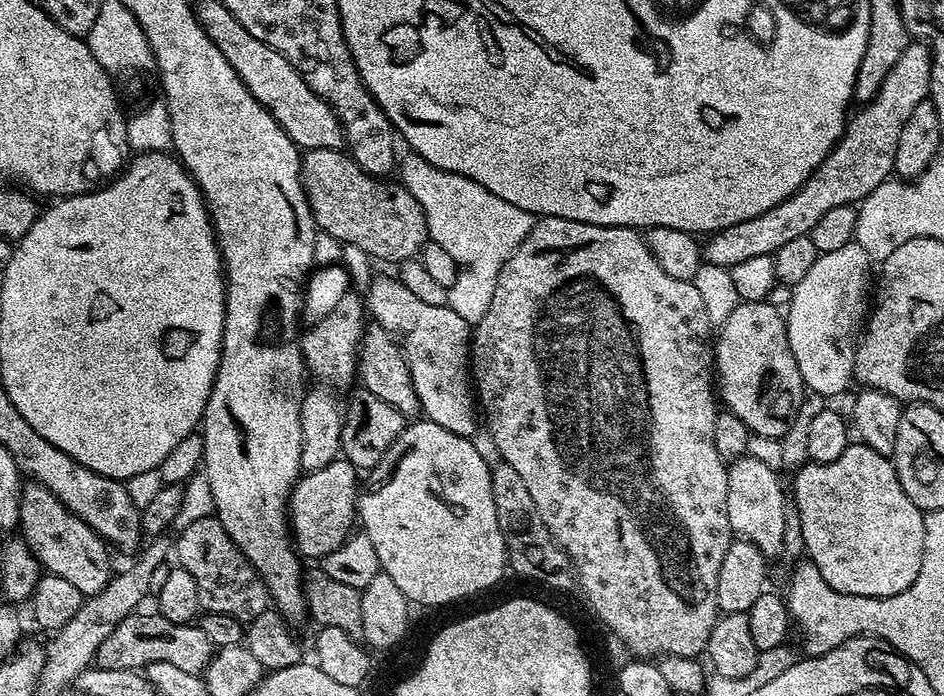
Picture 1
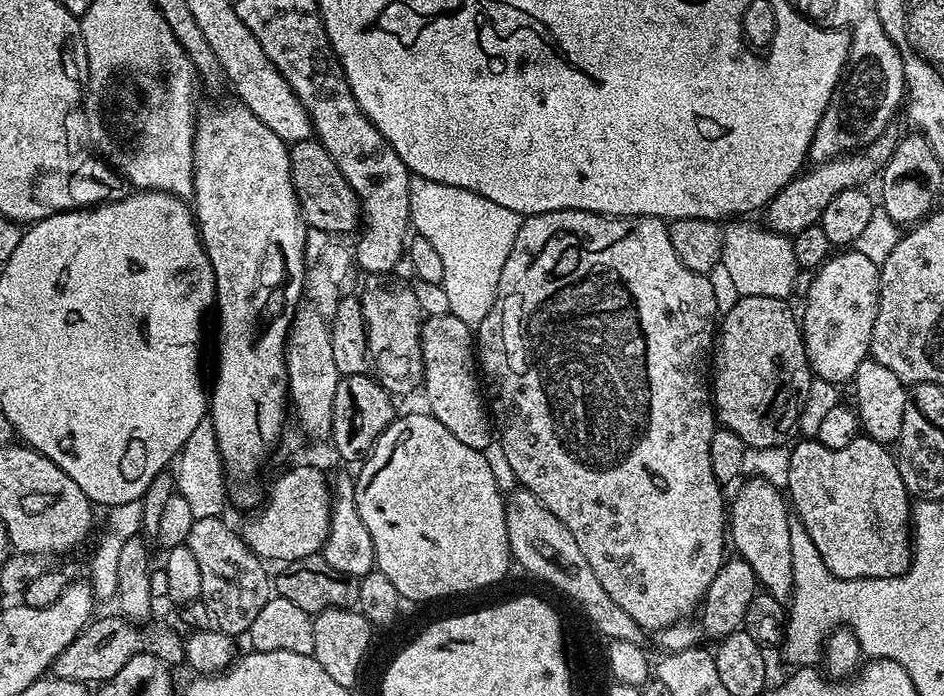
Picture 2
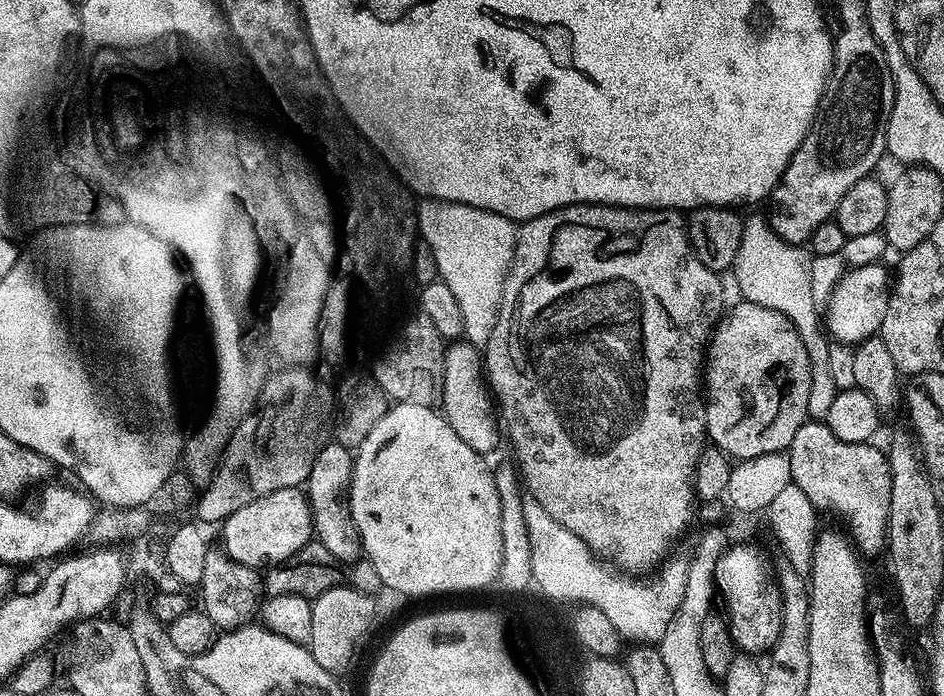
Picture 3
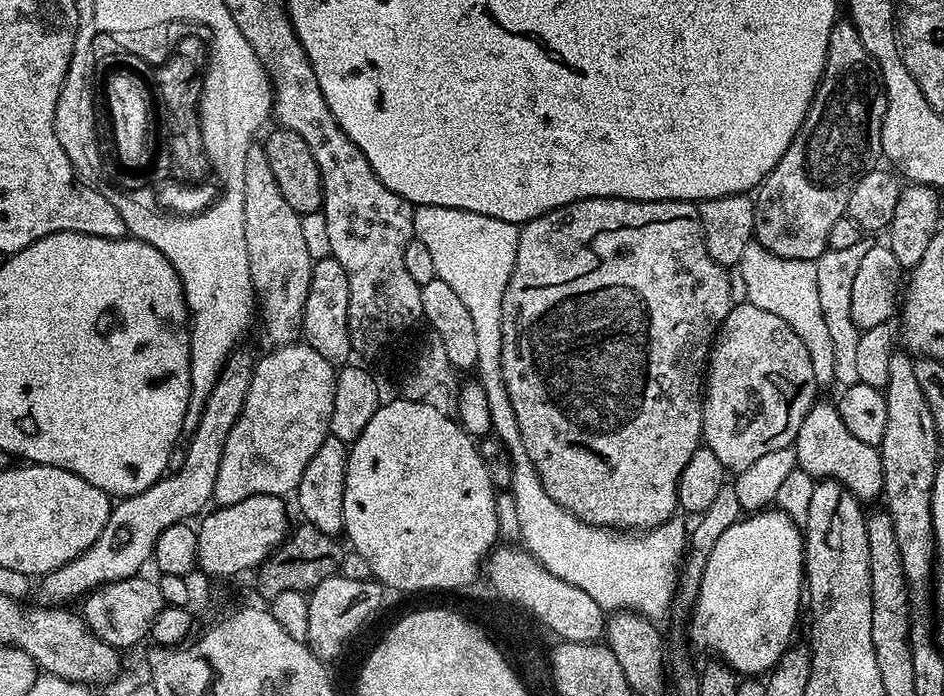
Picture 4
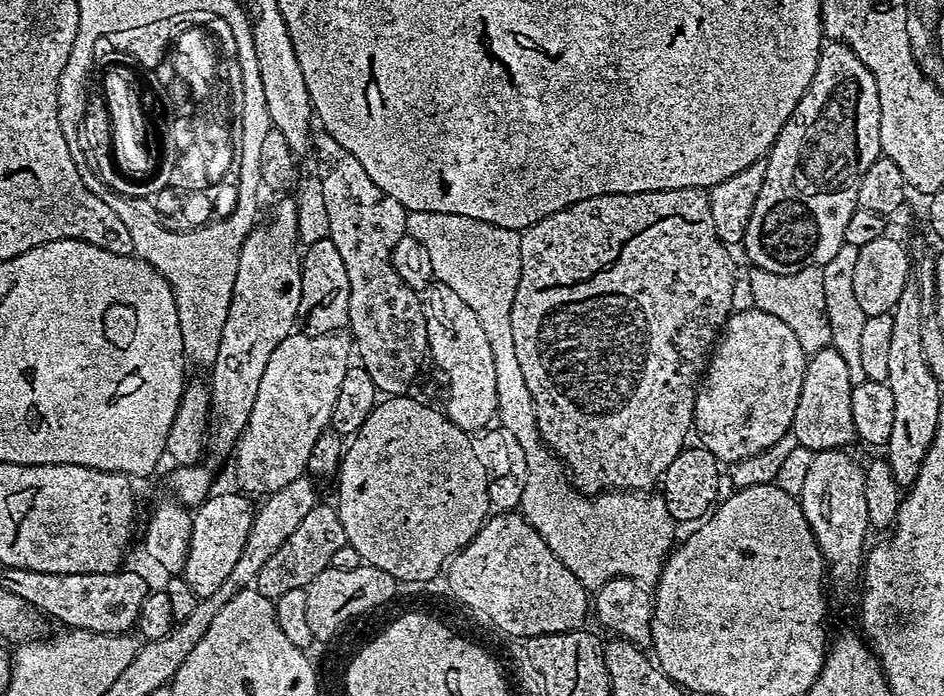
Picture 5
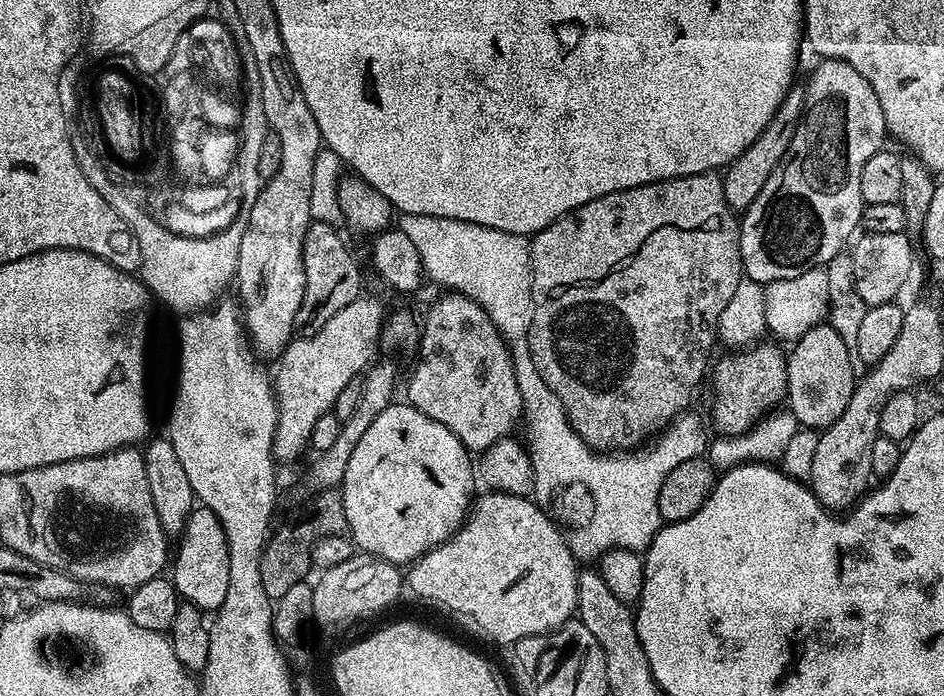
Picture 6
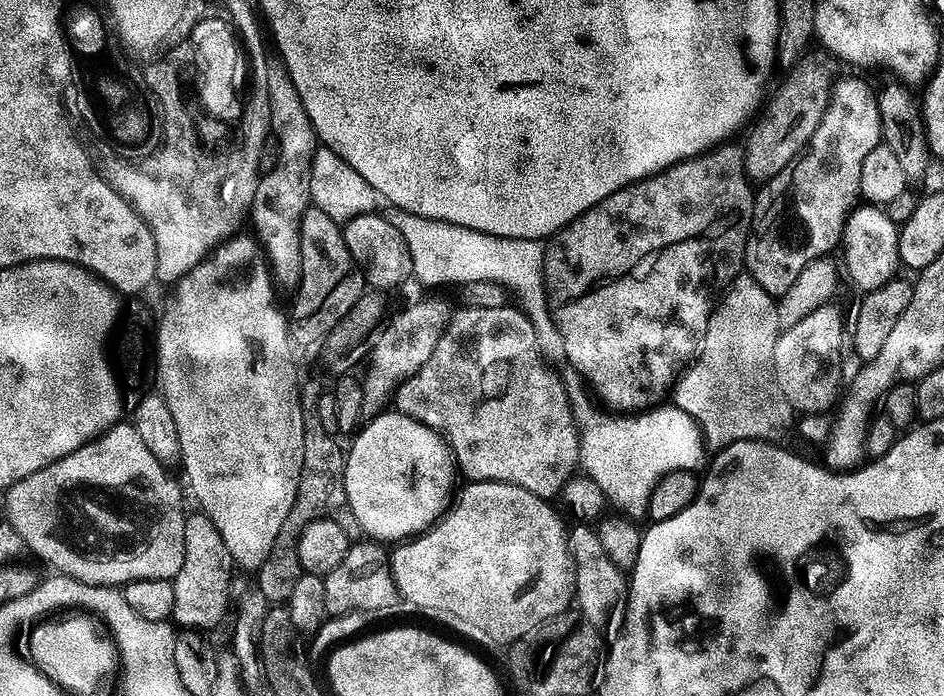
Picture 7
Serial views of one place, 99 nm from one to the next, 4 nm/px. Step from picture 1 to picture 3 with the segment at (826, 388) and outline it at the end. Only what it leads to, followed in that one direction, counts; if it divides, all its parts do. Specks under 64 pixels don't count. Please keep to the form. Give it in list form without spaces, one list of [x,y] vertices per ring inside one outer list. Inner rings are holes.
[[[877,262],[849,267],[848,273],[833,286],[832,297],[828,300],[828,316],[826,312],[826,328],[833,341],[855,346],[879,333],[882,318],[886,318],[890,291],[890,272],[882,265]]]

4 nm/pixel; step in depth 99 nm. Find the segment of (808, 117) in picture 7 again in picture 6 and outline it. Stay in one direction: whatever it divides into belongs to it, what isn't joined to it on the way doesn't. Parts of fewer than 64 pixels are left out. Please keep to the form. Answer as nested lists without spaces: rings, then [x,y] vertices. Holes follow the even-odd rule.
[[[793,86],[784,94],[784,101],[777,104],[774,118],[768,120],[768,124],[758,134],[758,138],[750,145],[742,155],[737,158],[733,164],[723,169],[722,179],[724,181],[724,193],[726,202],[731,206],[732,211],[737,214],[747,212],[748,207],[762,194],[762,186],[766,186],[766,178],[782,162],[786,150],[796,133],[796,127],[800,124],[800,118],[804,115],[804,95],[805,89],[799,86]]]

